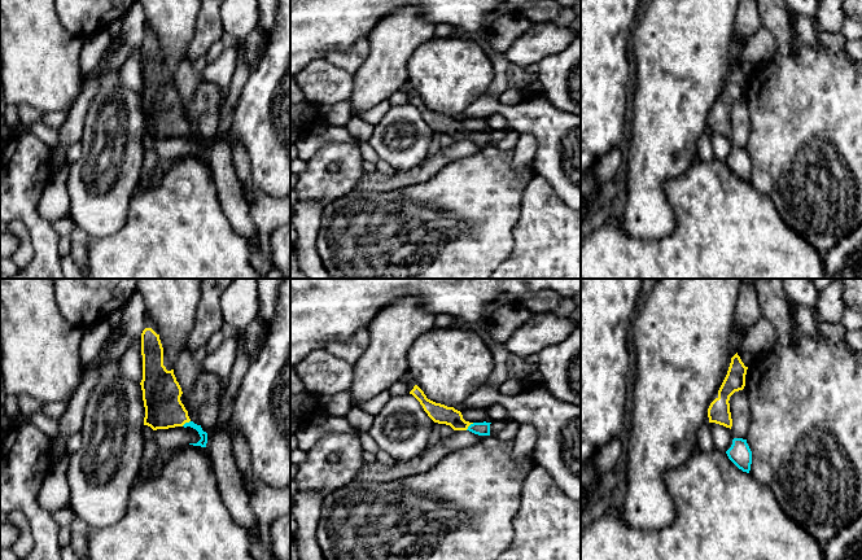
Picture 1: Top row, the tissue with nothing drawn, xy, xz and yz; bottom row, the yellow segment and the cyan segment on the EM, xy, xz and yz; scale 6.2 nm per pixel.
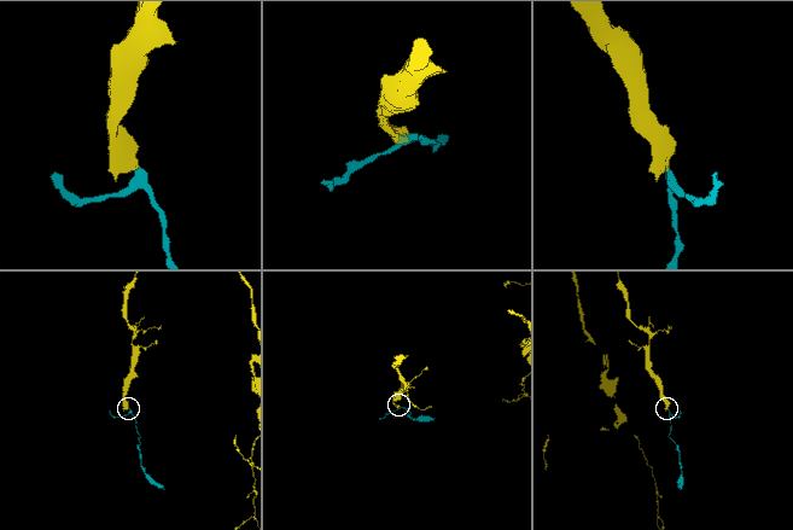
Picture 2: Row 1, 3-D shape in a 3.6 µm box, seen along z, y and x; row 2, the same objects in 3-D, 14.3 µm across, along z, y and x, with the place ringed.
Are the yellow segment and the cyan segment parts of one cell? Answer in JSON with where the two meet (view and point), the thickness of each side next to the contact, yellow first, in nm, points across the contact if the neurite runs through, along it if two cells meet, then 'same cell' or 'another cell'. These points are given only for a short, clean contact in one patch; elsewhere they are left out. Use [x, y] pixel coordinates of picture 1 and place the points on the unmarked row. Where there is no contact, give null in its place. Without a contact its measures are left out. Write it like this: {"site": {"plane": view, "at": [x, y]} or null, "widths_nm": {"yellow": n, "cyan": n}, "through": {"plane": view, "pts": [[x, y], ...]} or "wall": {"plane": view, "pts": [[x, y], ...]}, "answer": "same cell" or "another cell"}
{"site": {"plane": "xz", "at": [469, 134]}, "widths_nm": {"yellow": 120, "cyan": 80}, "through": {"plane": "xz", "pts": [[441, 123], [460, 134], [469, 134], [477, 138]]}, "answer": "same cell"}

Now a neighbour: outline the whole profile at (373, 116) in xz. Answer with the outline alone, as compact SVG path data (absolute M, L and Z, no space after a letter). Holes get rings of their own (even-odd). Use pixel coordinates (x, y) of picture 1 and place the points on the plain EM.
M384 100L375 108L359 113L358 117L360 117L363 121L375 127L377 123L380 123L380 121L384 118L384 115L389 111L390 108L391 108L390 102L388 100Z

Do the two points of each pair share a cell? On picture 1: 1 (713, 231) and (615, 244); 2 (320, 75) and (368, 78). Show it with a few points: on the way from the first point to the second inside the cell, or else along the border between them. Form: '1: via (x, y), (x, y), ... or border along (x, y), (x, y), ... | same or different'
1: via (688, 250), (639, 252) | same
2: border along (354, 75), (353, 92), (348, 100) | different

